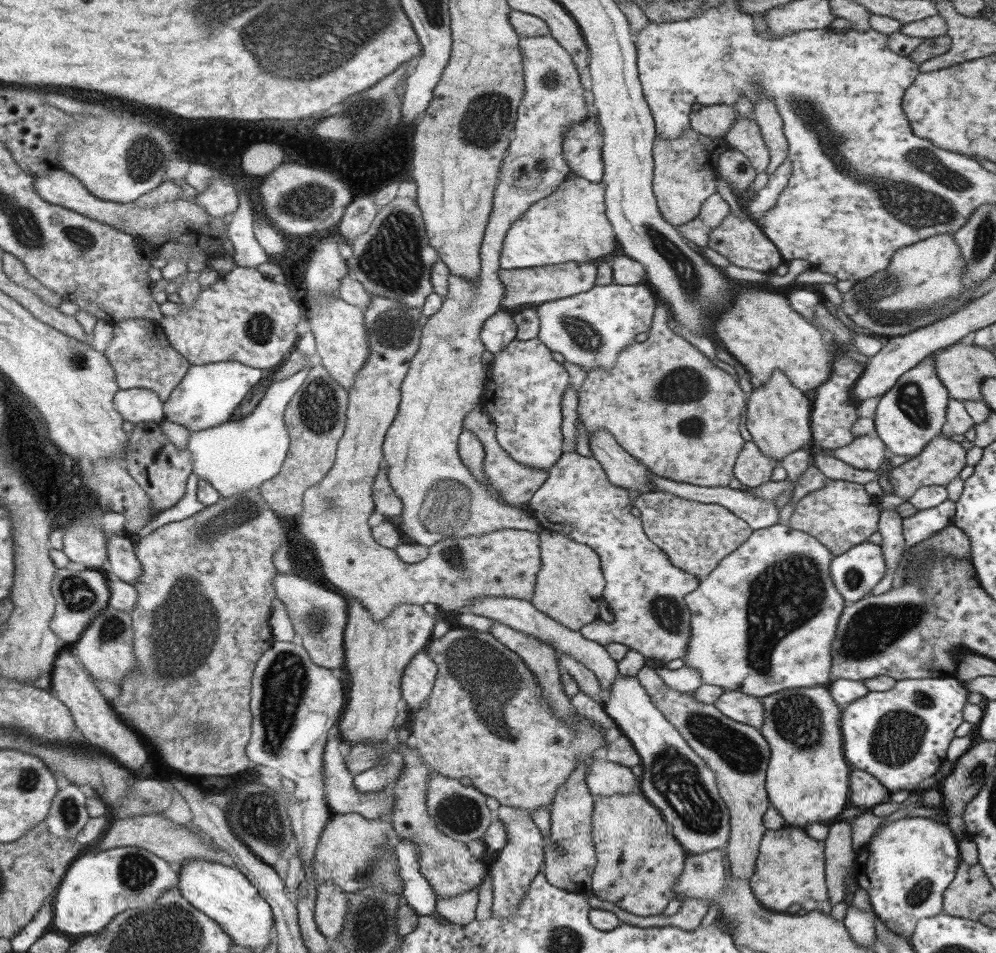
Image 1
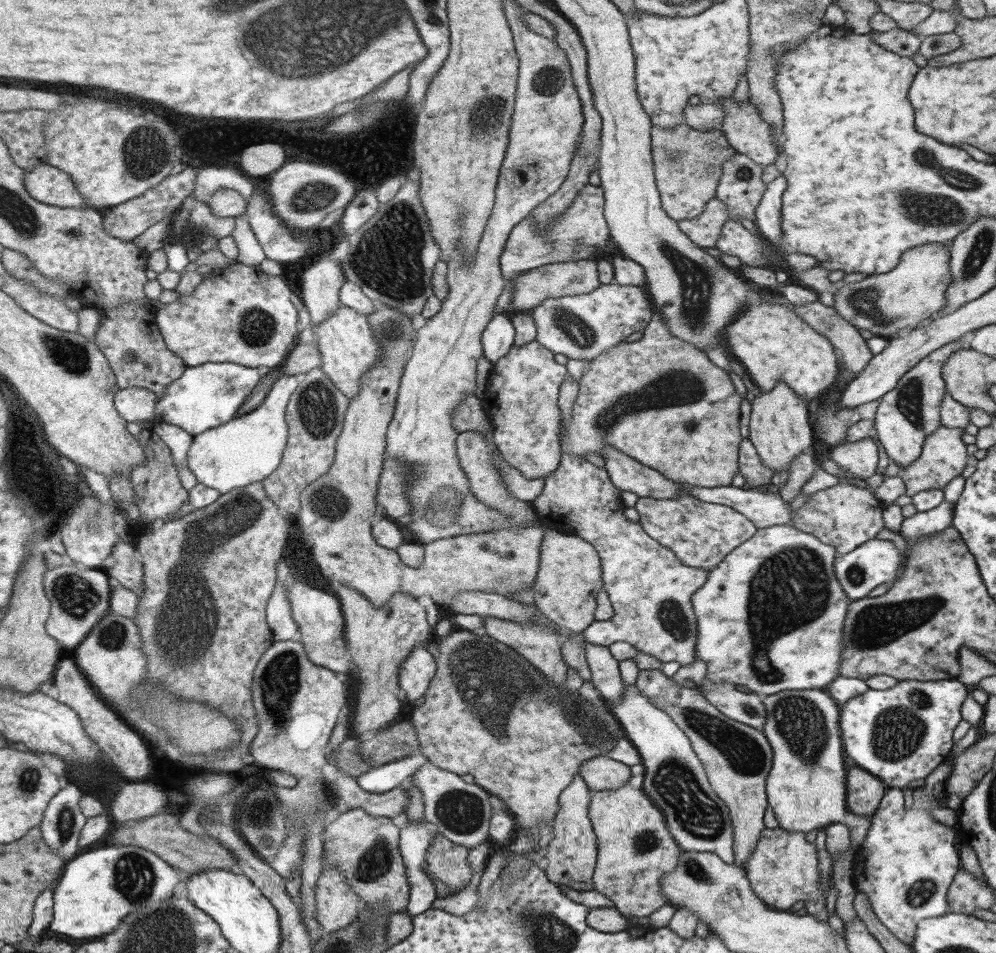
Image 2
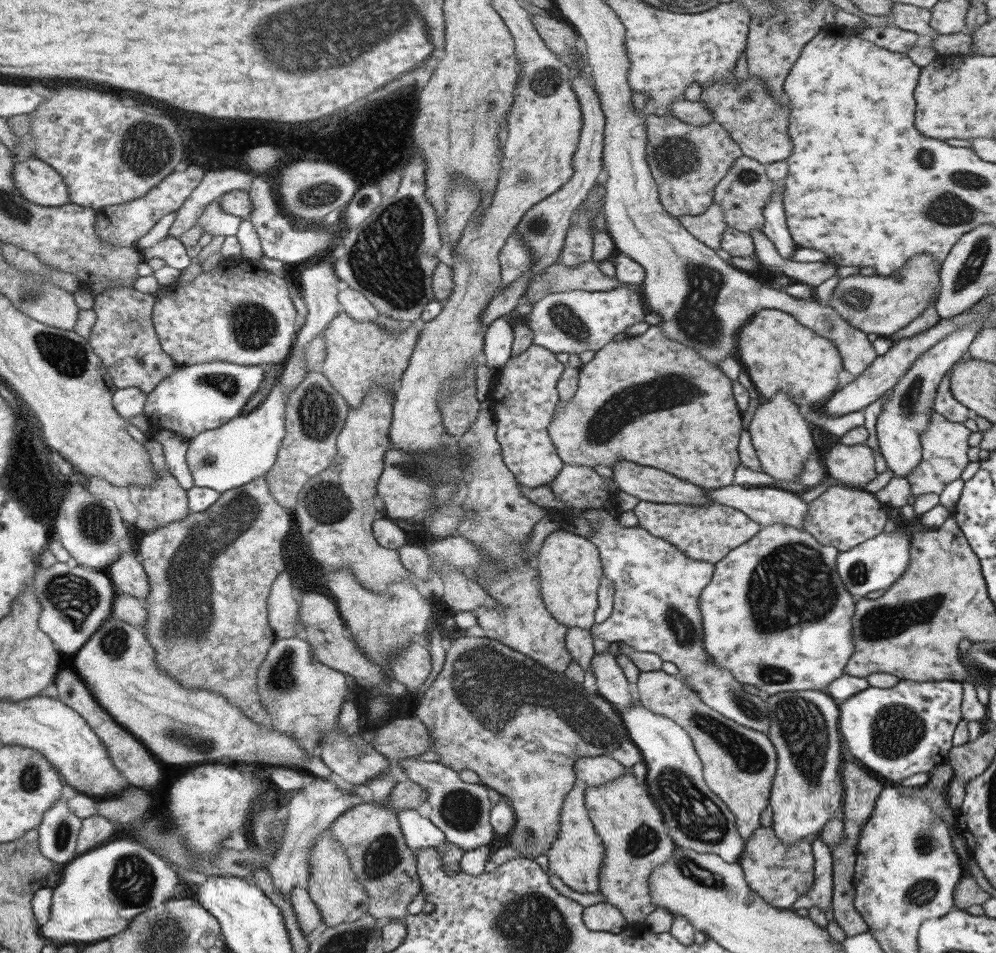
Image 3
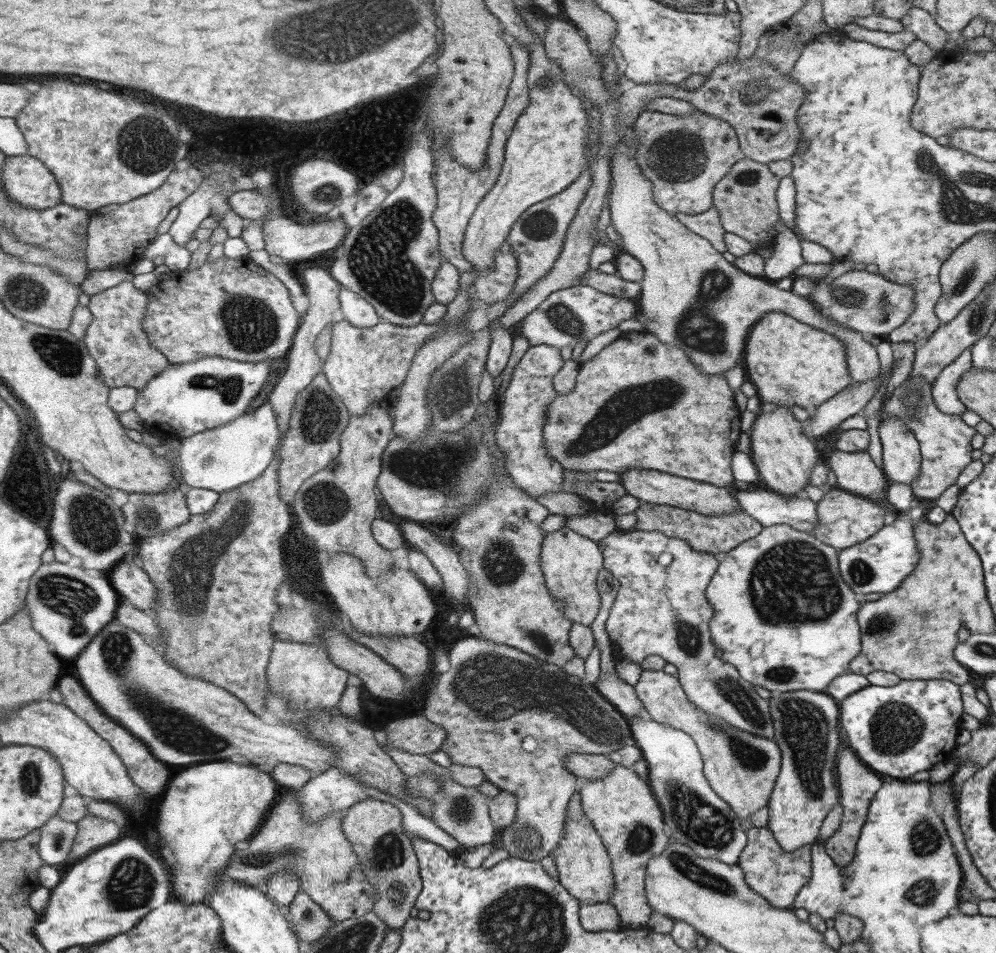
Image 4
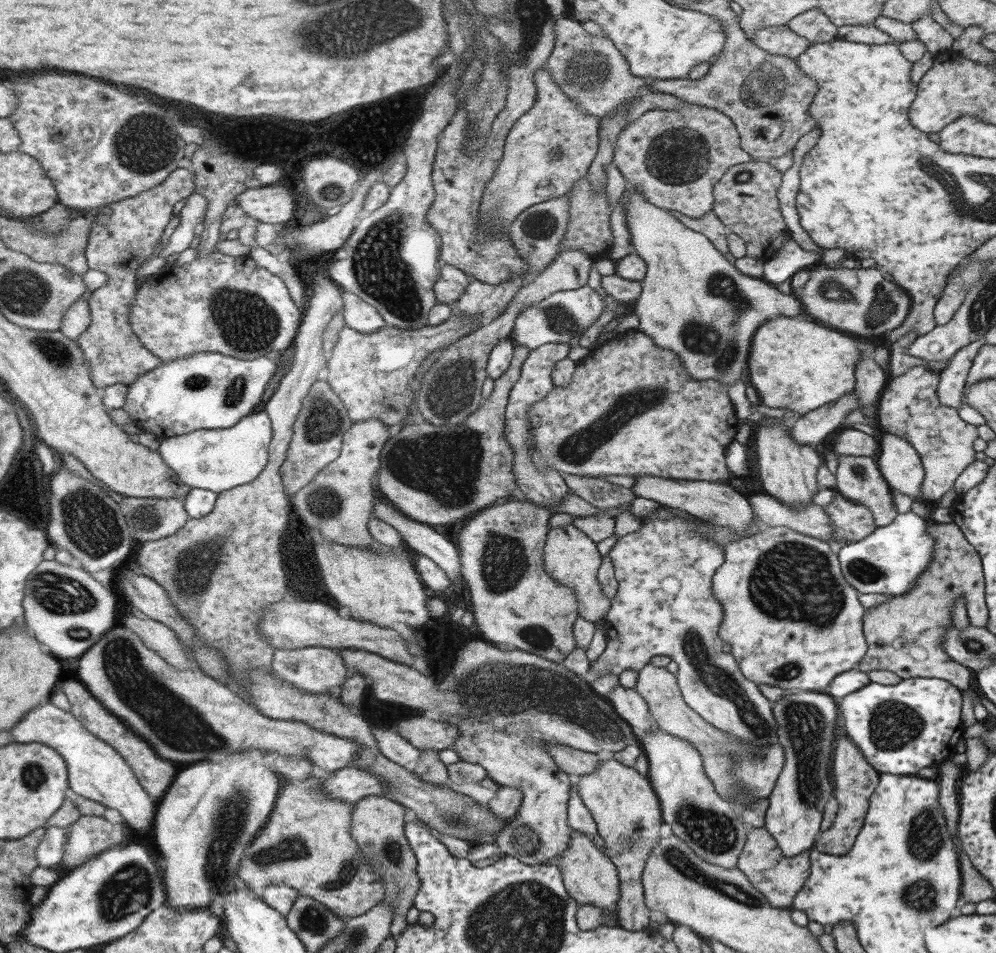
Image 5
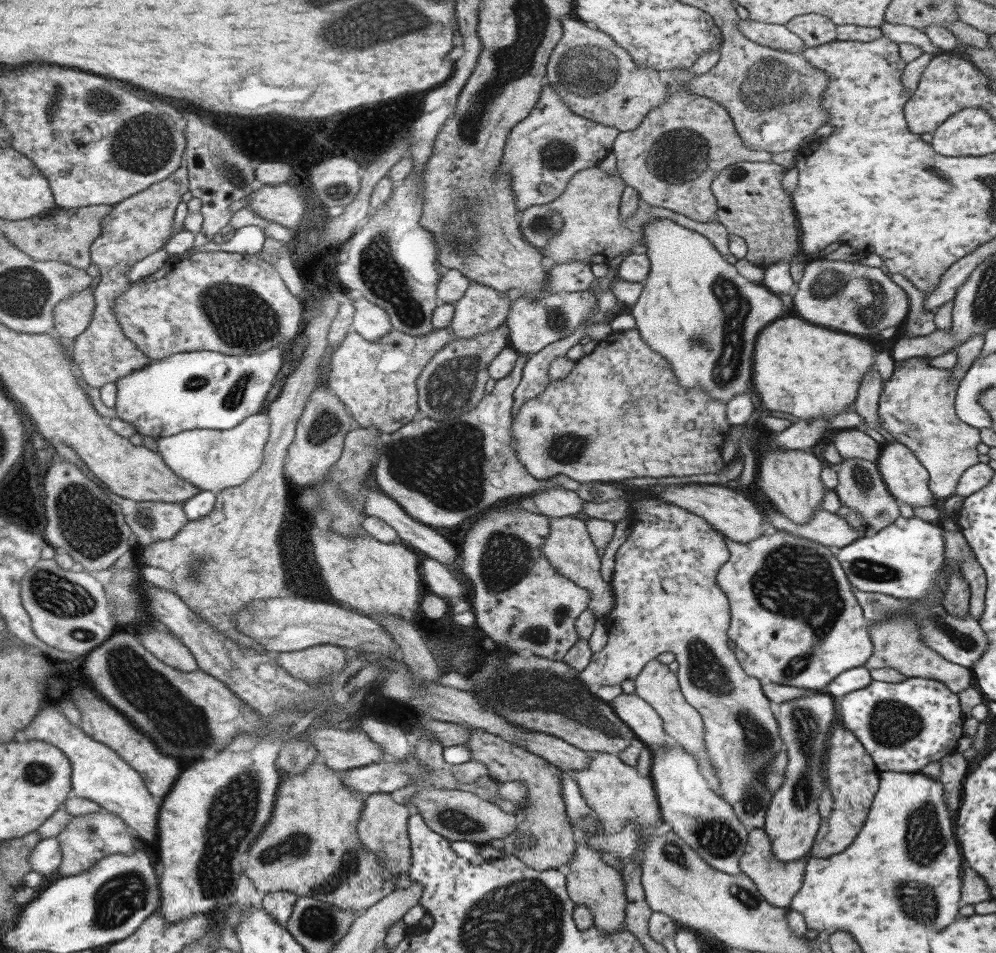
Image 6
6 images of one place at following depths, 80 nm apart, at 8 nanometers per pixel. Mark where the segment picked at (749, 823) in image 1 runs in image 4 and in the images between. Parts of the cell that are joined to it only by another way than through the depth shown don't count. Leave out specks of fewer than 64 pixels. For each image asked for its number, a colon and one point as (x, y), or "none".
2: (736, 758)
3: (738, 764)
4: (740, 768)

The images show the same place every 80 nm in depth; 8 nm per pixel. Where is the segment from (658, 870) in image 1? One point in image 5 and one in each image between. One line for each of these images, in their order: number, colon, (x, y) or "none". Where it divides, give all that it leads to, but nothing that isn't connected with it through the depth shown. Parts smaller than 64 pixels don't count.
2: (634, 850)
3: (635, 841)
4: (624, 813)
5: (625, 809)

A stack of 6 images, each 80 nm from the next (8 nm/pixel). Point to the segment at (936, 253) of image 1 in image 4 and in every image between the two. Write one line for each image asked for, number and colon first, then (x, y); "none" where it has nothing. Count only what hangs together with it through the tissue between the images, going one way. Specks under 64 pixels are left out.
2: (888, 304)
3: (882, 305)
4: (866, 303)

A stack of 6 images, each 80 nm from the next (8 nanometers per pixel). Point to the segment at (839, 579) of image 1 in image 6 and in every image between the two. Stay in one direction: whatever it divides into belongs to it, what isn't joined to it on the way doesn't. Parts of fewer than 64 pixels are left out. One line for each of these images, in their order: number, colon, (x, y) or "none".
2: (863, 571)
3: (873, 565)
4: (877, 565)
5: (887, 561)
6: (904, 559)

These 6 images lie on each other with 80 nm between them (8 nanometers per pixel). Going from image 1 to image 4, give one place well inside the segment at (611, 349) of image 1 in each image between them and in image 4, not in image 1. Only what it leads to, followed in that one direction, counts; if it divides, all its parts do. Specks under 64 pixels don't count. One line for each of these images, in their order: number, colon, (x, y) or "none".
2: (583, 326)
3: (574, 321)
4: (567, 316)

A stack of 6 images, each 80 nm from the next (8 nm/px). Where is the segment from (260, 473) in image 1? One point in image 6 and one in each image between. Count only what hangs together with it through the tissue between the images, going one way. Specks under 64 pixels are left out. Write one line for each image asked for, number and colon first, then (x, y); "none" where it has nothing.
2: (244, 450)
3: (245, 448)
4: (219, 459)
5: (210, 459)
6: (213, 460)

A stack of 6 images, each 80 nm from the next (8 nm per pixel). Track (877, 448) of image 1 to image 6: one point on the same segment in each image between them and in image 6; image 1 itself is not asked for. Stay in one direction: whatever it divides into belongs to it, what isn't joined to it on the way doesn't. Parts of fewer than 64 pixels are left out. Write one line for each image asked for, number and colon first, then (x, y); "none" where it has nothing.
2: (859, 458)
3: (853, 465)
4: (855, 473)
5: (857, 478)
6: (860, 487)

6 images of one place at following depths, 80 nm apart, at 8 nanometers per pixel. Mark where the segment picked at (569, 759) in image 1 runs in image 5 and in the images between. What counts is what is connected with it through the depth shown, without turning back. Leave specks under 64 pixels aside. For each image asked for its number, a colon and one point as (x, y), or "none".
2: (487, 712)
3: (520, 728)
4: (515, 717)
5: (518, 703)

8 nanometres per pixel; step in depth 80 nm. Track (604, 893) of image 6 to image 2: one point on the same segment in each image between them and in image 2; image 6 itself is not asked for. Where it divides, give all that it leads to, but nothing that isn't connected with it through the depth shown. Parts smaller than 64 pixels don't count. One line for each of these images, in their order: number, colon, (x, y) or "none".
2: (571, 854)
3: (575, 856)
4: (583, 866)
5: (589, 877)

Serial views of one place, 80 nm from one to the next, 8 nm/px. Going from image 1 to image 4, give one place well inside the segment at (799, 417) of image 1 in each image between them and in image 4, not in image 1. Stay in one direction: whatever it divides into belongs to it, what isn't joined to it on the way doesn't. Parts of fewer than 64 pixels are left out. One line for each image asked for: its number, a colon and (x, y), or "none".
2: (778, 429)
3: (781, 439)
4: (783, 456)

